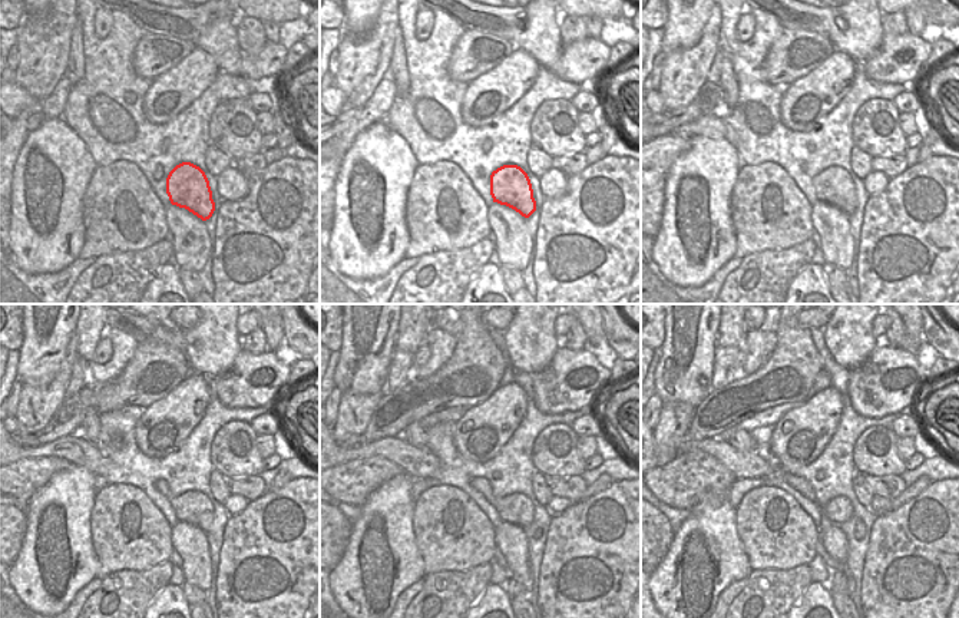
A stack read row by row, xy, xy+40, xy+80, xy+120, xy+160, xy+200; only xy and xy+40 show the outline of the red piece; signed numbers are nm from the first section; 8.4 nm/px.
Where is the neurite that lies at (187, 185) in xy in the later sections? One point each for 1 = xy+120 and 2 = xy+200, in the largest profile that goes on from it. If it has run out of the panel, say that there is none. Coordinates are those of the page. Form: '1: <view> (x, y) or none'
1: xy+120 (195, 508)
2: xy+200 (743, 465)

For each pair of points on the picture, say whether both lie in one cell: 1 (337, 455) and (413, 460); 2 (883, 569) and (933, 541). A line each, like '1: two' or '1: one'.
1: one
2: one

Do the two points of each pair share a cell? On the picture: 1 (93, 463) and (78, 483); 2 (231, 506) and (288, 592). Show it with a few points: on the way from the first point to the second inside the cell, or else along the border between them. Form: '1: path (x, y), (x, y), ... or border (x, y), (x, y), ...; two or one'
1: border (75, 465), (85, 466), (96, 478); two
2: border (250, 502), (230, 516); two

